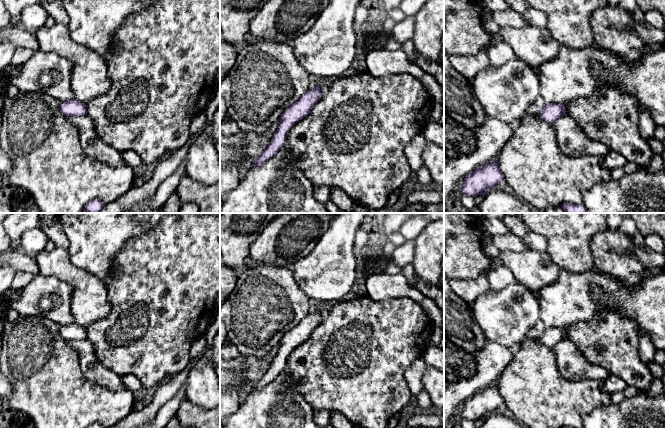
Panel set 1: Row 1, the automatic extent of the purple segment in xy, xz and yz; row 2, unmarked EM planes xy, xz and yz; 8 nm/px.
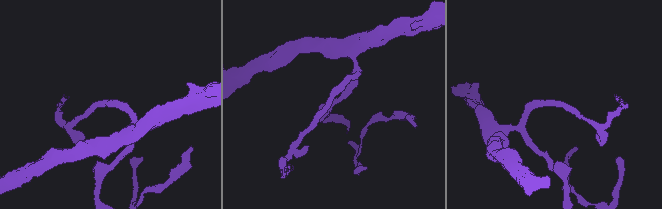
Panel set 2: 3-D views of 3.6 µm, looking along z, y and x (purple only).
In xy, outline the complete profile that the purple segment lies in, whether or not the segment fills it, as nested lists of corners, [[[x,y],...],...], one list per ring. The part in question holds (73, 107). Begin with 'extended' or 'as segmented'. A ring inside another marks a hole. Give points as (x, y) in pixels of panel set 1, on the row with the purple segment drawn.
extended | [[[157,0],[147,9],[129,16],[119,29],[116,30],[113,38],[113,50],[105,58],[105,61],[111,82],[109,90],[91,99],[86,104],[75,98],[61,102],[59,109],[68,118],[73,116],[89,116],[96,133],[103,142],[109,144],[119,152],[127,150],[135,151],[144,164],[154,166],[164,156],[182,148],[188,142],[190,124],[193,118],[205,110],[213,98],[215,91],[219,88],[216,76],[220,71],[220,0]]]

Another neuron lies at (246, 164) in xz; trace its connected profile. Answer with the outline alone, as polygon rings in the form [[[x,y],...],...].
[[[245,158],[238,166],[239,168],[239,175],[240,175],[240,181],[242,181],[248,170],[253,166],[254,162],[249,159],[249,158]]]

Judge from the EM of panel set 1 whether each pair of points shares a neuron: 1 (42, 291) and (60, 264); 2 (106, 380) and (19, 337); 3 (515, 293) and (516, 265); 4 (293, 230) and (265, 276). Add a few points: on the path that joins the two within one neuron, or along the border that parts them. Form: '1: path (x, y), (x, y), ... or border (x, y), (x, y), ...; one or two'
1: border (40, 273), (55, 276), (65, 281), (72, 289); two
2: border (70, 346), (78, 354), (82, 373), (97, 384); two
3: border (517, 281), (524, 284), (536, 296); two
4: border (287, 266), (259, 263), (249, 268); two

